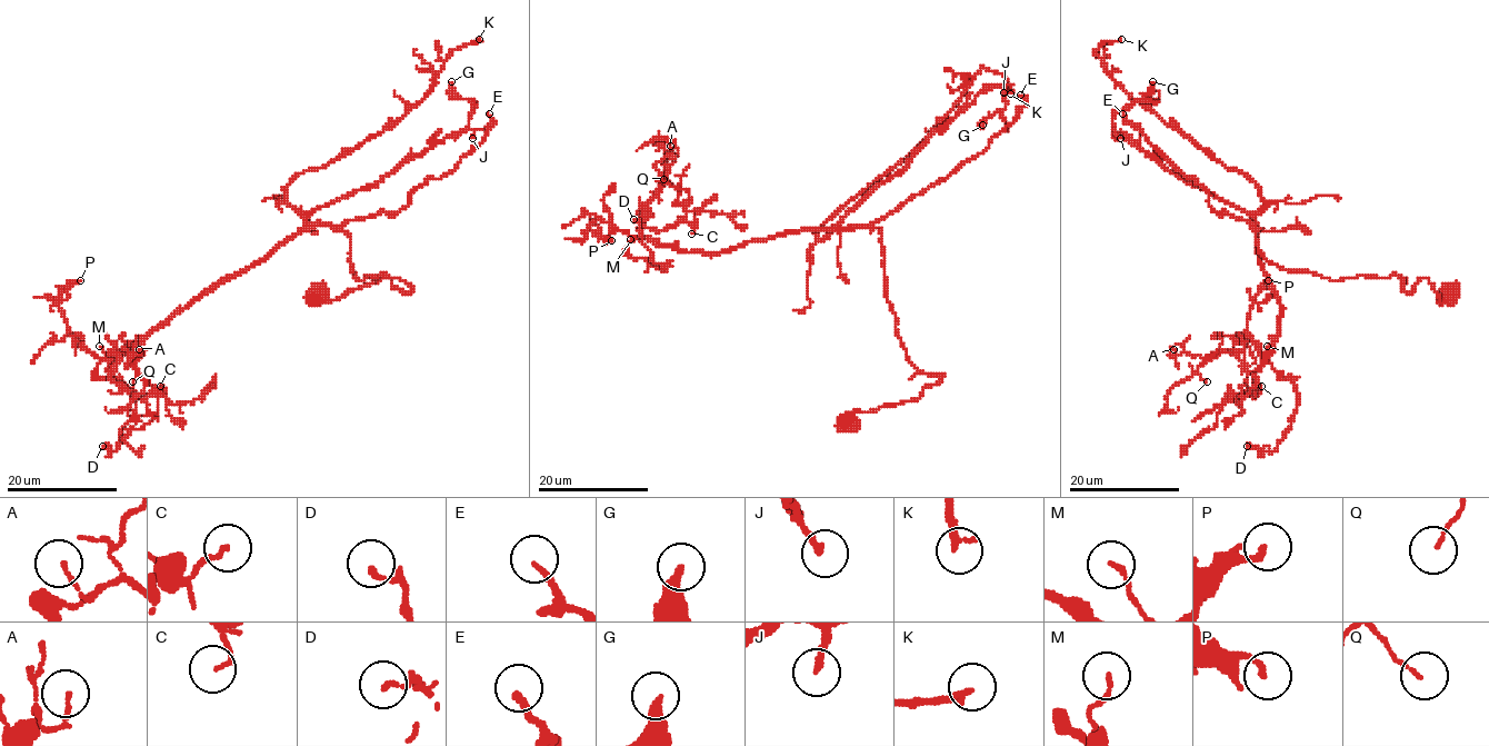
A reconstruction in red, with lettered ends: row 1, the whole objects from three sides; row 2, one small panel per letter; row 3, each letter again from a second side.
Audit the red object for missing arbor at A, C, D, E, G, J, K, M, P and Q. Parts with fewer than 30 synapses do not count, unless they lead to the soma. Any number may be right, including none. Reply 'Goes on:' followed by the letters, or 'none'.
Goes on: E, J

